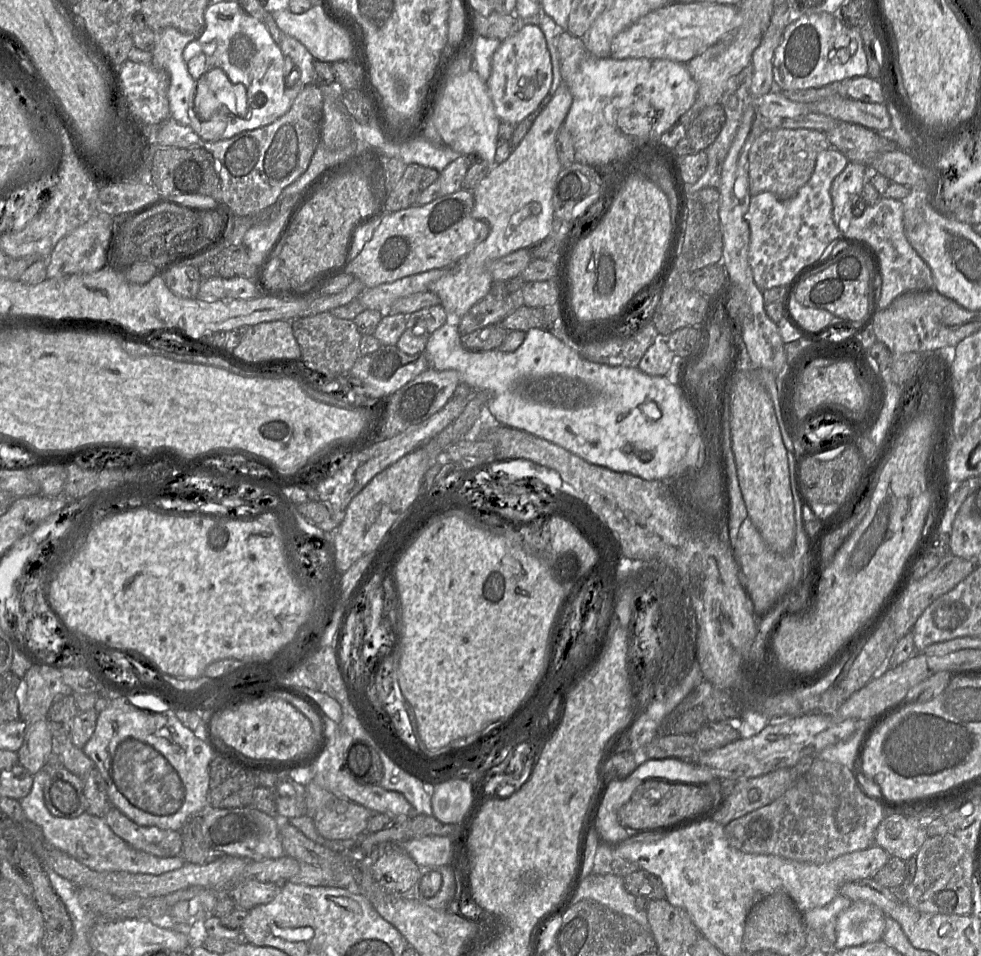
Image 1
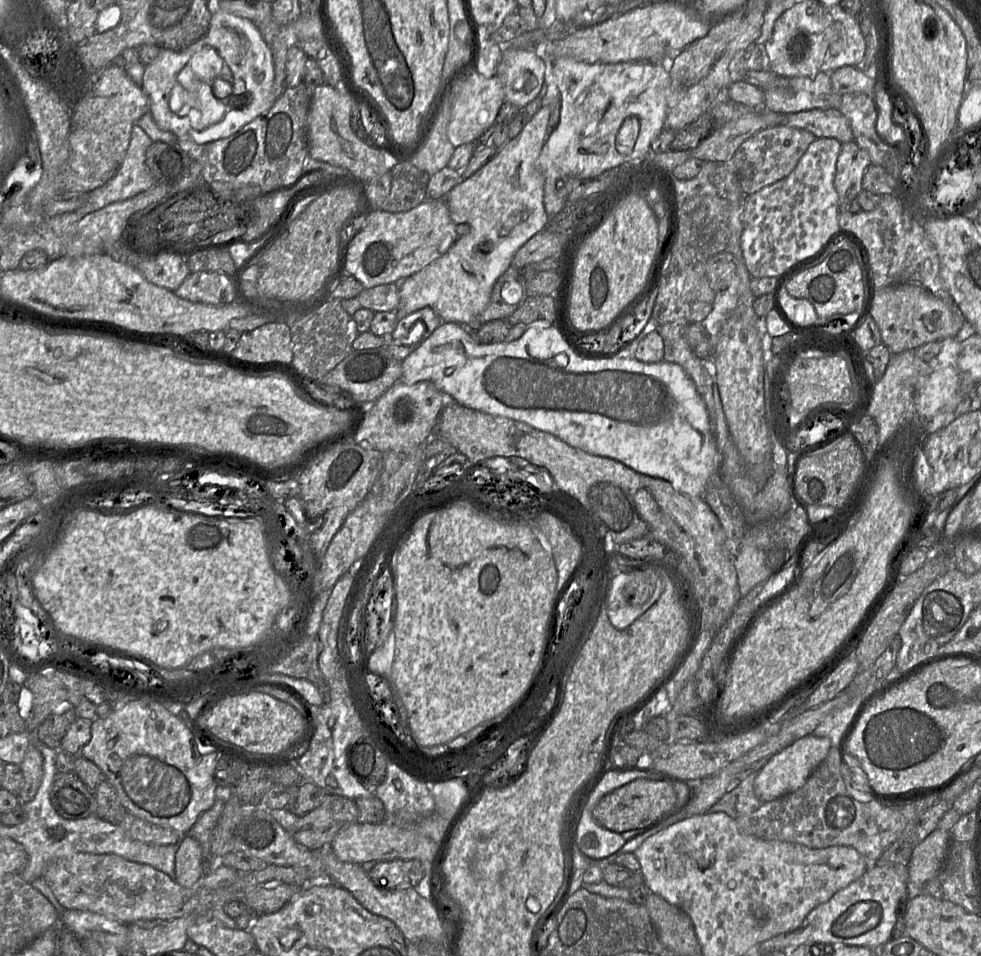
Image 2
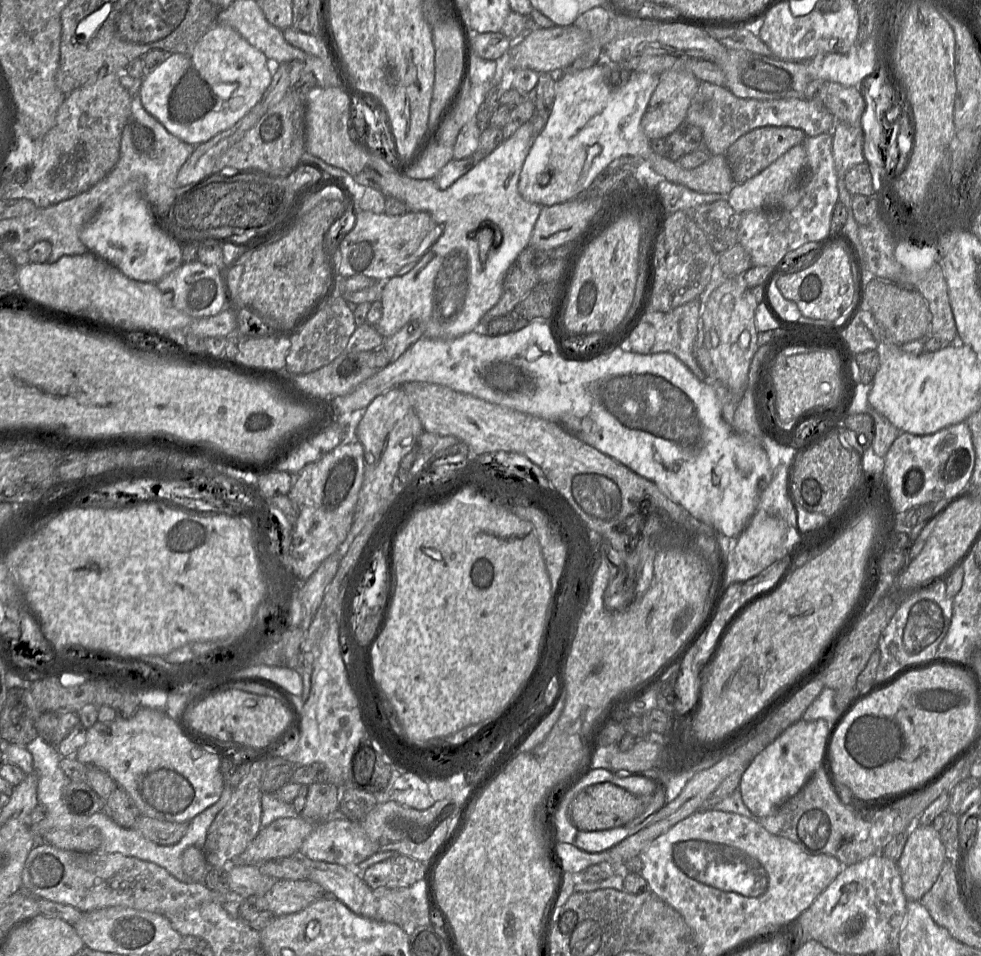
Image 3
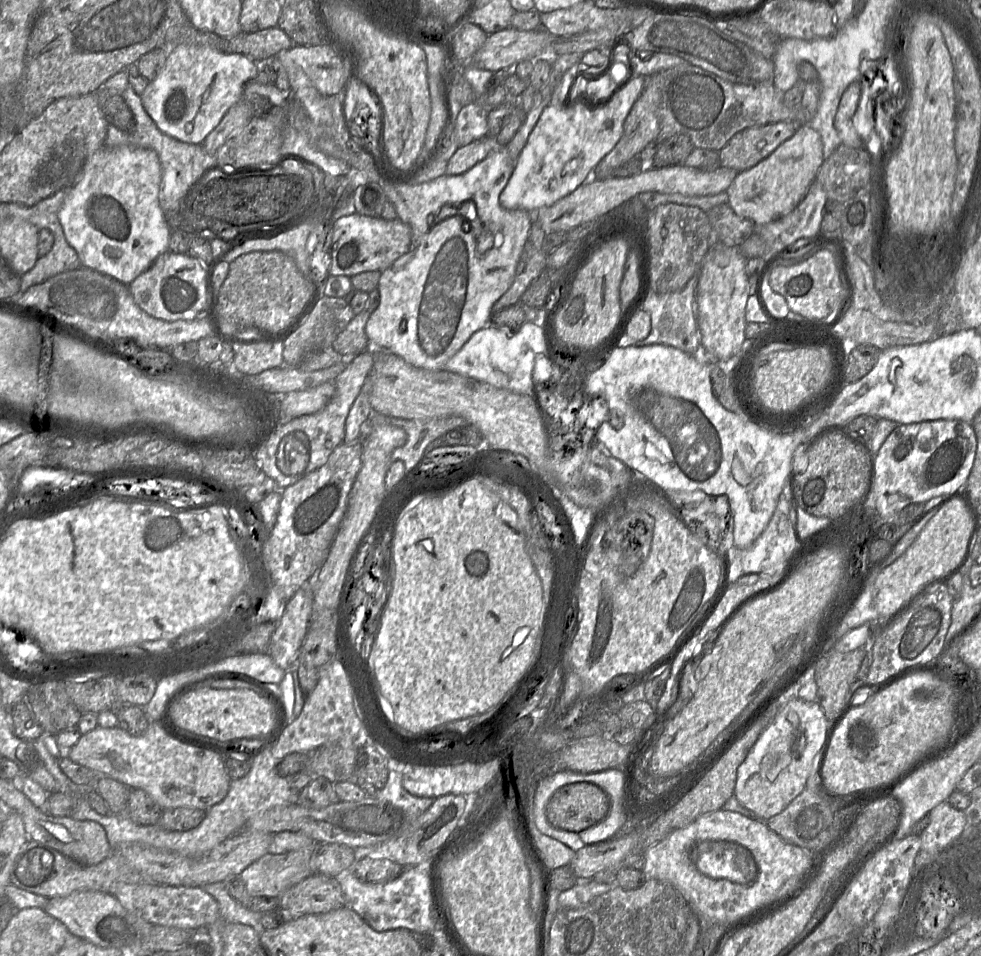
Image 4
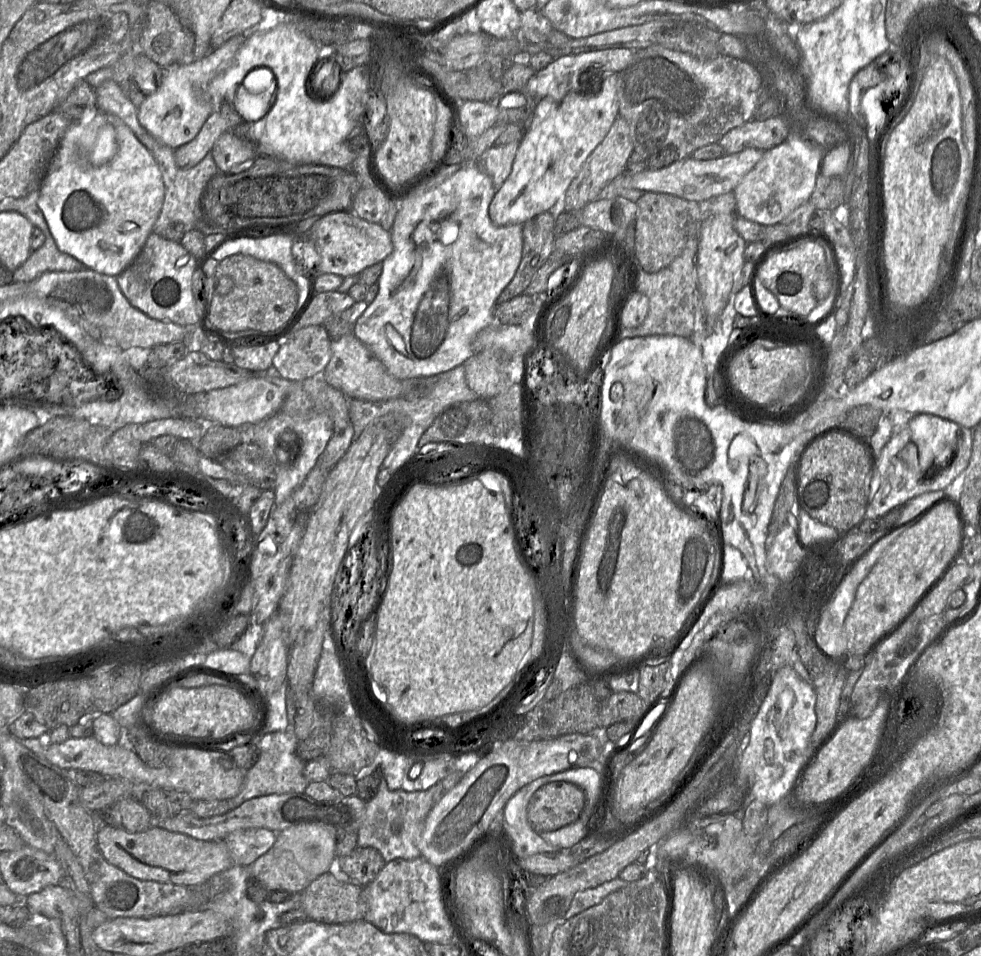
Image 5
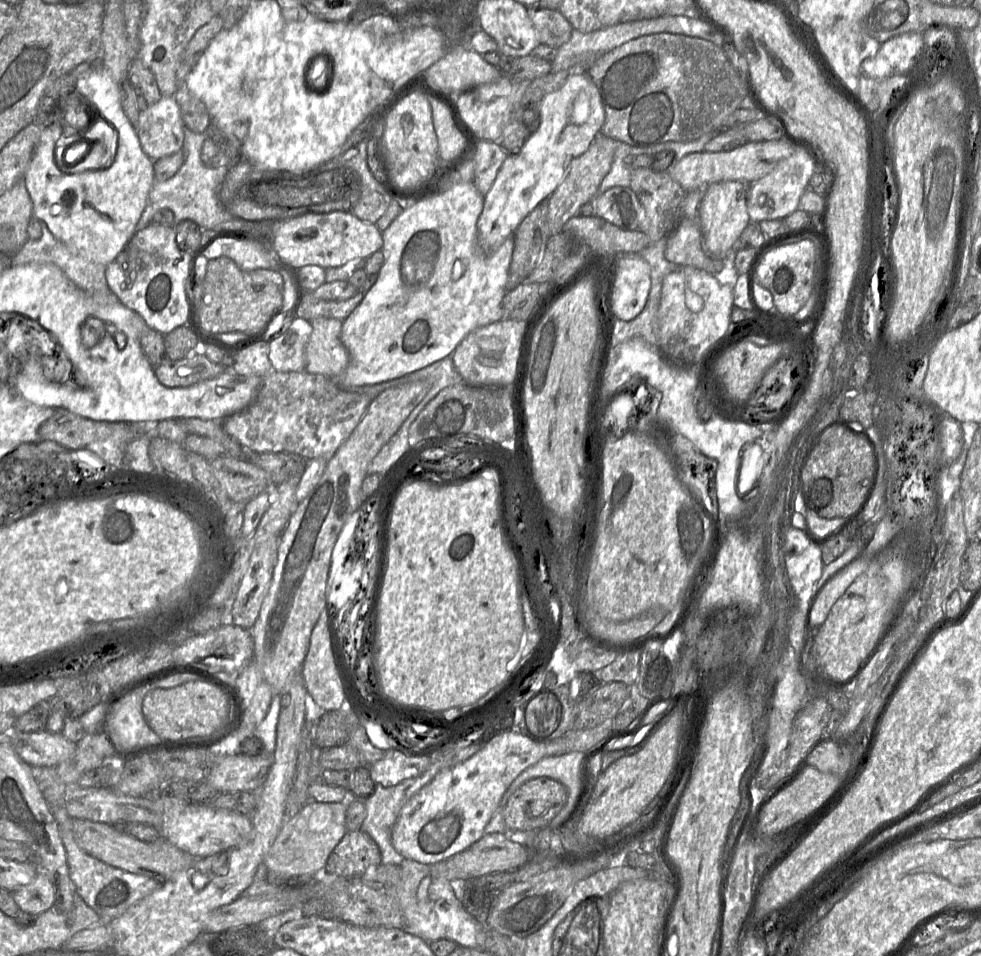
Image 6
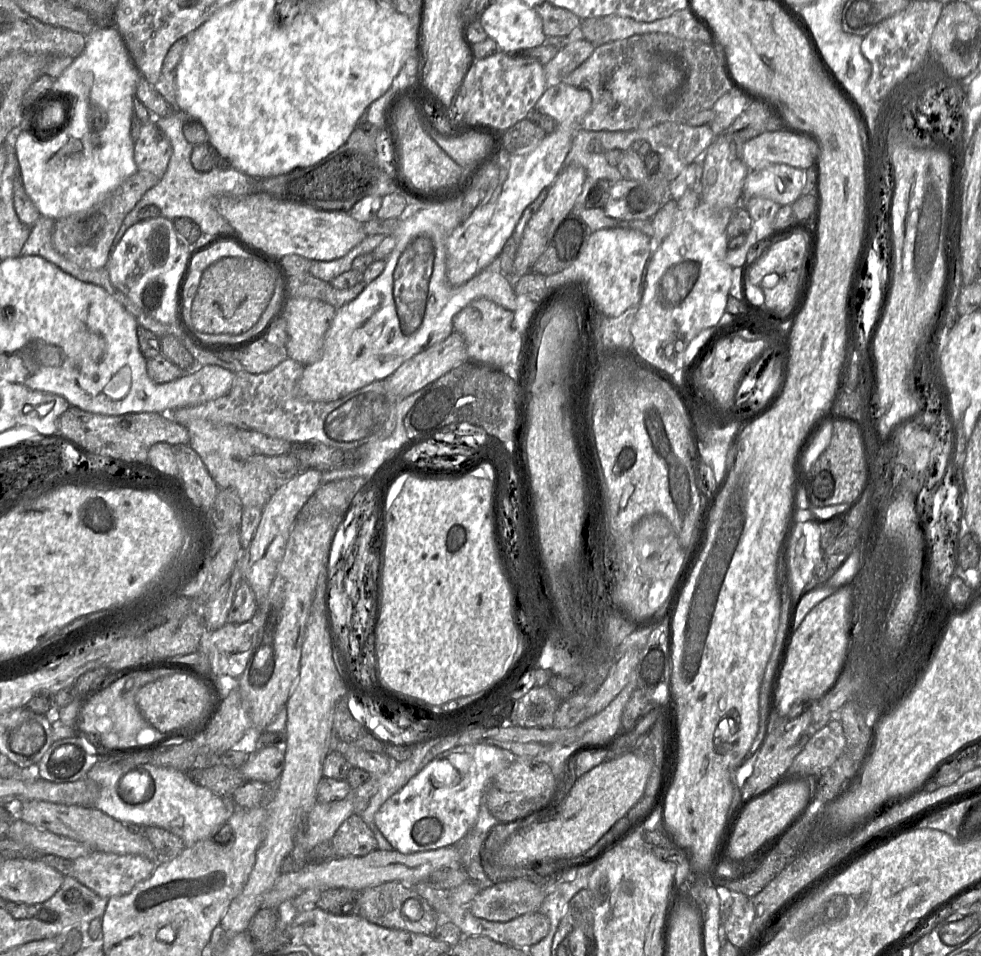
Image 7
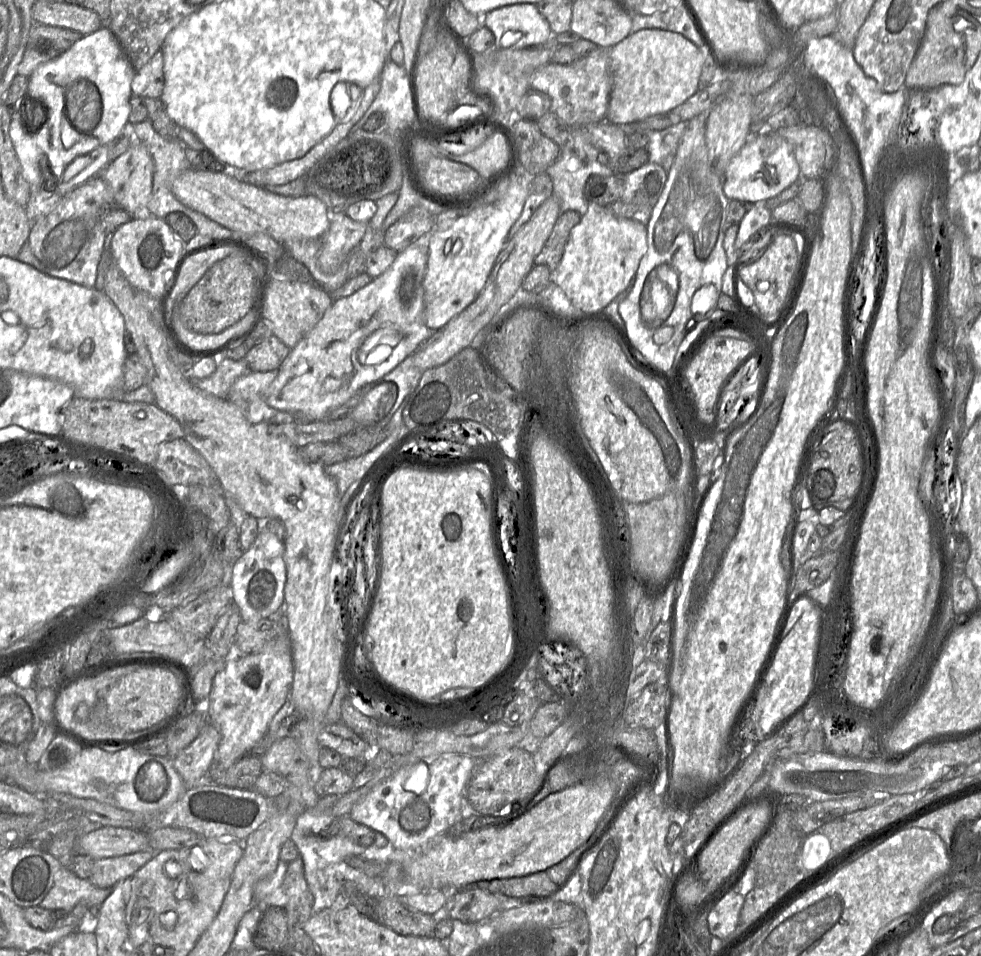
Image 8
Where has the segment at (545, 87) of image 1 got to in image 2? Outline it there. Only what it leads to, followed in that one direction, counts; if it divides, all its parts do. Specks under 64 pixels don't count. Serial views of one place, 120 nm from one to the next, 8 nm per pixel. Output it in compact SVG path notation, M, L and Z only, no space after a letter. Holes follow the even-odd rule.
M503 48L496 76L501 80L504 101L522 108L537 98L544 84L546 62L533 50Z

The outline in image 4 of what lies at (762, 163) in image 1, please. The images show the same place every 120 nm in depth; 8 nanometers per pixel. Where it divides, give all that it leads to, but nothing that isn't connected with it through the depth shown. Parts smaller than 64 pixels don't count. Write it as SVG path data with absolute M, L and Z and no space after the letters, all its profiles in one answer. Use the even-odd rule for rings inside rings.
M780 121L753 126L736 133L720 150L722 166L745 171L768 157L797 131L797 123Z

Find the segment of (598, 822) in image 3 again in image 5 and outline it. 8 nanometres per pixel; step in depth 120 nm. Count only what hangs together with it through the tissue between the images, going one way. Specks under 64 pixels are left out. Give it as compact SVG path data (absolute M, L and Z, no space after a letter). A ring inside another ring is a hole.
M566 781L549 782L531 797L528 821L537 833L557 830L575 822L584 804L585 793L579 786Z

